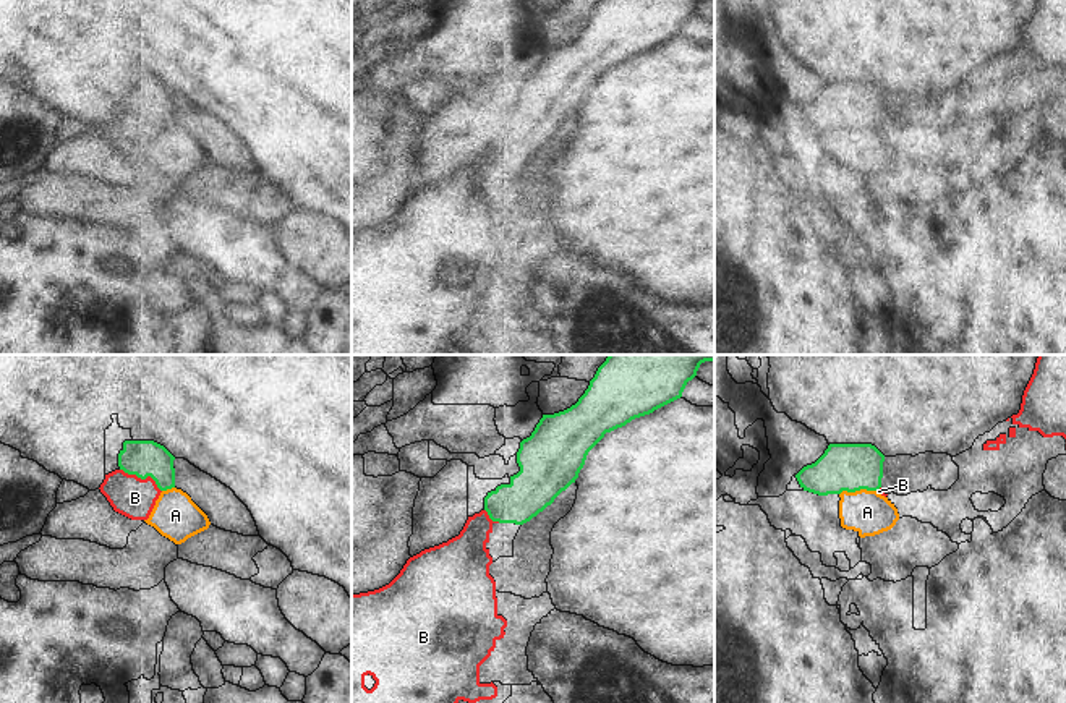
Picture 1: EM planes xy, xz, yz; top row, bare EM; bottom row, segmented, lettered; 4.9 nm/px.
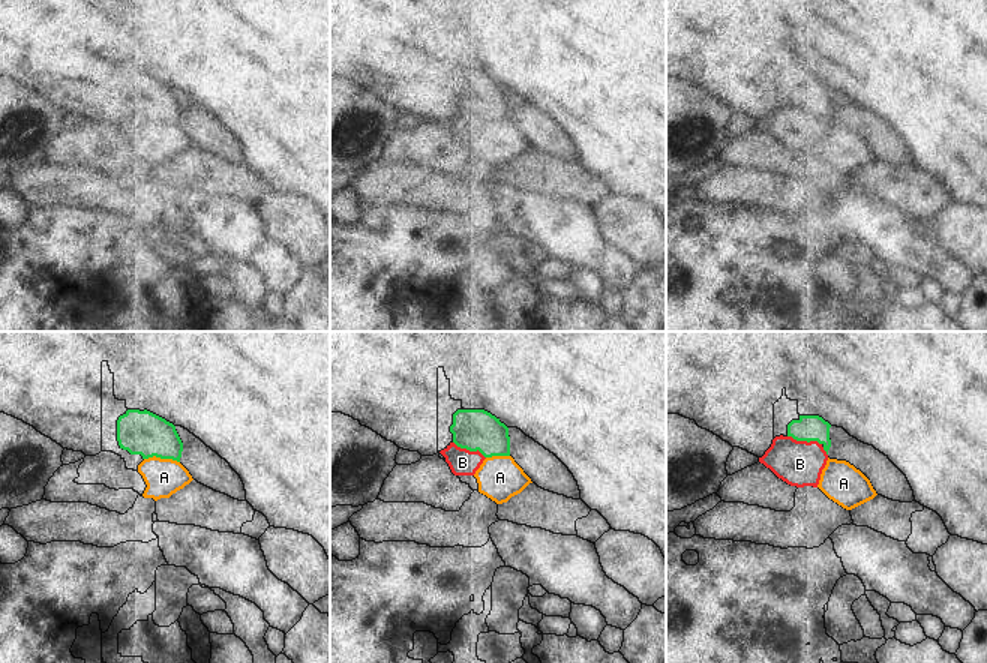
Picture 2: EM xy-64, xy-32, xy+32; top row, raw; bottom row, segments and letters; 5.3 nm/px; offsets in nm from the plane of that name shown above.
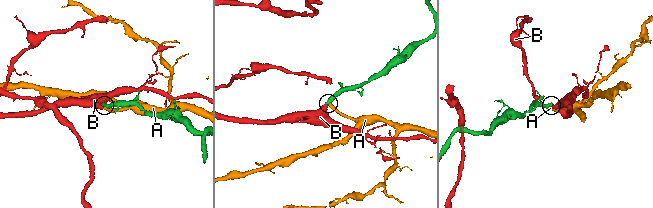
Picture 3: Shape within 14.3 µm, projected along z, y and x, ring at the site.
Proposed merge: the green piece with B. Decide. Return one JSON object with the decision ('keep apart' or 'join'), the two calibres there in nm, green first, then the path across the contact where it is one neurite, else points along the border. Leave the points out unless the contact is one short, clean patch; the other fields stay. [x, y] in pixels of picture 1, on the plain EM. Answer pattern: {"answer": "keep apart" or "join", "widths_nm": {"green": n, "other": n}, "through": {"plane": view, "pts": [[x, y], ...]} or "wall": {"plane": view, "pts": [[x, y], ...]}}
{"answer": "join", "widths_nm": {"green": 180, "other": 200}, "through": {"plane": "xy", "pts": [[143, 96], [143, 115], [135, 125], [135, 135]]}}

